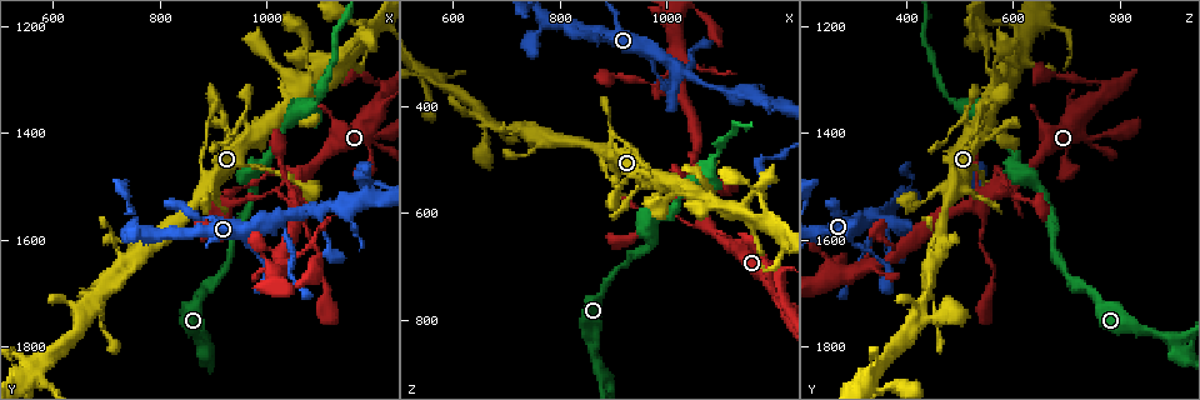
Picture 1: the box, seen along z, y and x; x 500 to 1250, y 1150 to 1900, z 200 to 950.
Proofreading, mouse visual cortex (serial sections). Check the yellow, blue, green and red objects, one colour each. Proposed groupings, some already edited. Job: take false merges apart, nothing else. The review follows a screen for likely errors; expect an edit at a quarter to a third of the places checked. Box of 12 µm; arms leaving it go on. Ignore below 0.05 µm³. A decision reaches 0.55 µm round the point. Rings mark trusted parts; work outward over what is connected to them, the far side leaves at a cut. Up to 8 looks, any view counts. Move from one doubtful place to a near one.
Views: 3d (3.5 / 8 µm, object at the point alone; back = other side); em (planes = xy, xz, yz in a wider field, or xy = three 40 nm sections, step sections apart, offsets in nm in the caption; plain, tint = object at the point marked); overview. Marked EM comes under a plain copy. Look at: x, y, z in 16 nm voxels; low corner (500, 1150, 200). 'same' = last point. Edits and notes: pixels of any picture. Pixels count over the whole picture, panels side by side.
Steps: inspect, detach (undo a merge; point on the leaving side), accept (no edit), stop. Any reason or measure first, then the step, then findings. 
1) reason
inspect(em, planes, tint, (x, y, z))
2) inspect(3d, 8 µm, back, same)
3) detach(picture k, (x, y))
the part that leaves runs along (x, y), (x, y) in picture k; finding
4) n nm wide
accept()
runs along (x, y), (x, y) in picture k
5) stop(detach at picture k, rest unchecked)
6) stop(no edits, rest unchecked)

looks like a crossing
inspect(3d, 3.5 µm, (1080, 1305, 570))

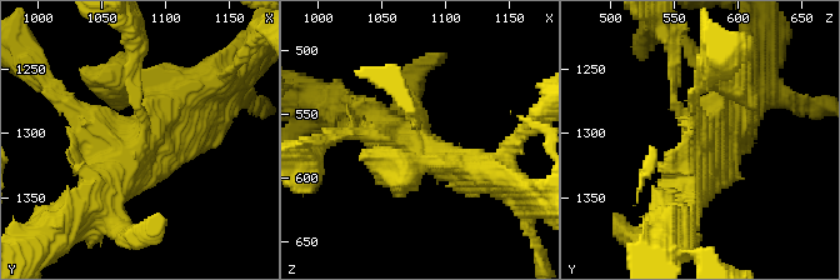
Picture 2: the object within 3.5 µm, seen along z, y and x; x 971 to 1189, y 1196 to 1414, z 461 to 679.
need the tissue
inspect(em, xy, step 1, tint, (1084, 1306, 578))

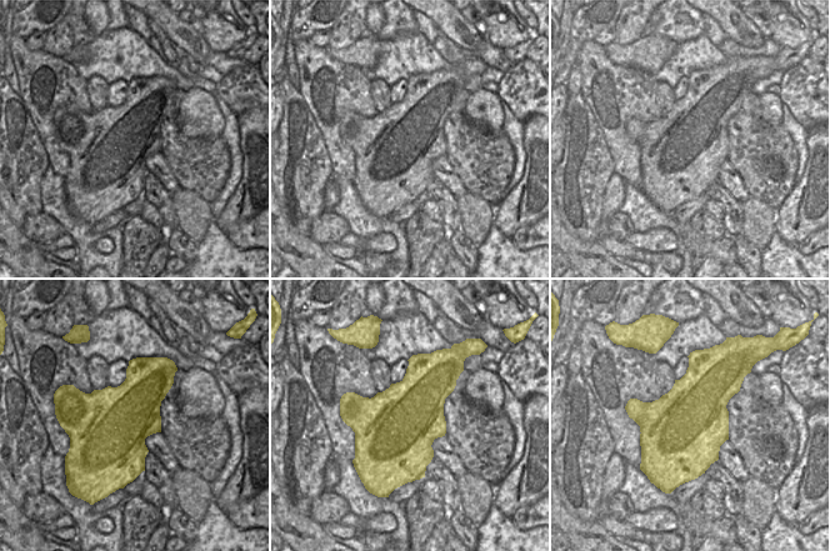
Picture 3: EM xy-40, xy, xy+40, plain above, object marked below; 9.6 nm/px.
accept()
runs along (94, 200), (129, 154), (205, 85) in picture 2; continuous, no second cell

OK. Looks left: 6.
four or more arms meet
inspect(em, xy, step 1, tint, (1065, 1475, 610))

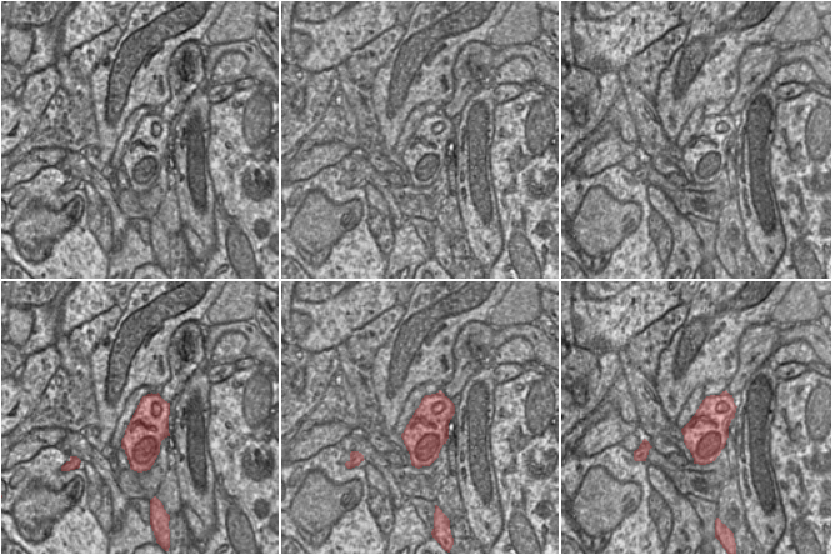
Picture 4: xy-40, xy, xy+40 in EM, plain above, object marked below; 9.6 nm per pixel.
see where the arms go
inspect(3d, 3.5 µm, same)

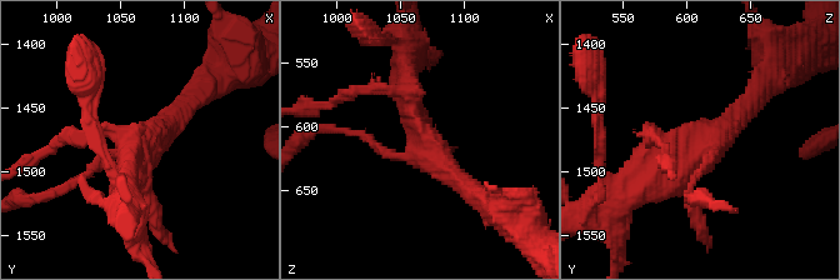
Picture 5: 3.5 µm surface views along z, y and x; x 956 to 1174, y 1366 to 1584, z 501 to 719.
accept()
runs along (755, 98), (675, 175), (640, 183) in picture 5; continuous, no second cell

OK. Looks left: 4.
thick turns thin
inspect(3d, 8 µm, (1075, 1580, 545))

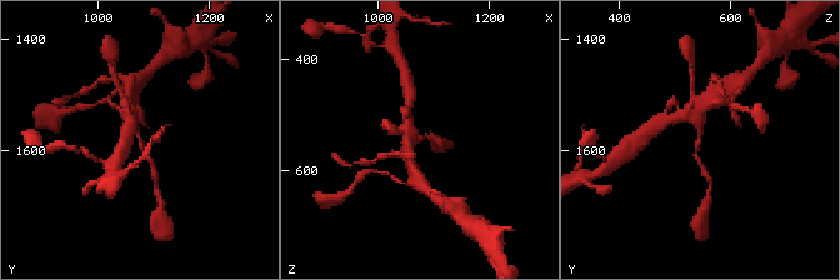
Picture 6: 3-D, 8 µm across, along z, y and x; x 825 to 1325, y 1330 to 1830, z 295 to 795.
shape alone is not enough
inspect(em, xy, step 3, tint, (1080, 1580, 540))

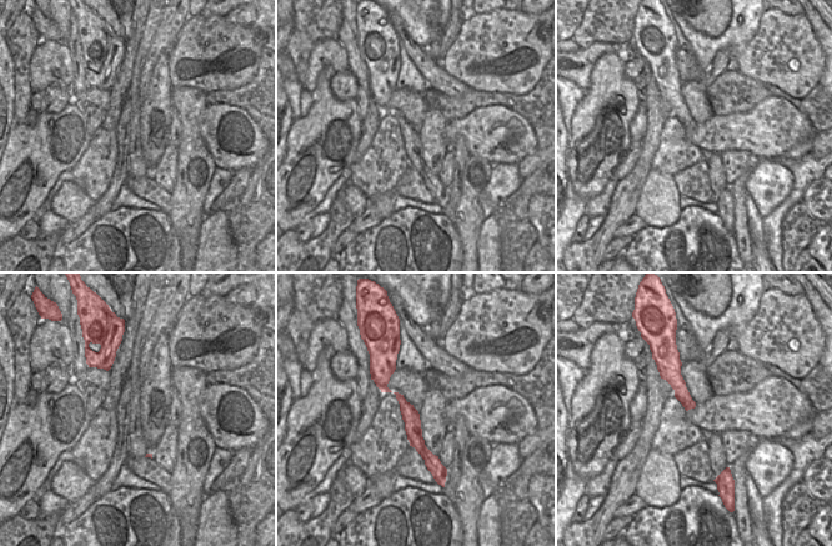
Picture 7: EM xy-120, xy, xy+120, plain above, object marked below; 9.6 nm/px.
accept()
runs along (129, 108), (134, 131), (153, 169) in picture 6; all the same cell

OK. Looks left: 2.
side arm on a straight run
inspect(3d, 3.5 µm, (1090, 1545, 365))

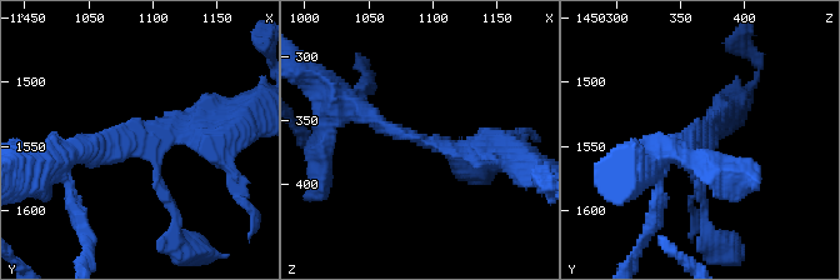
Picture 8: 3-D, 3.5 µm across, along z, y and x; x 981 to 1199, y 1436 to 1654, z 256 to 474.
need the tissue
inspect(em, xy, step 3, tint, (1090, 1548, 362))

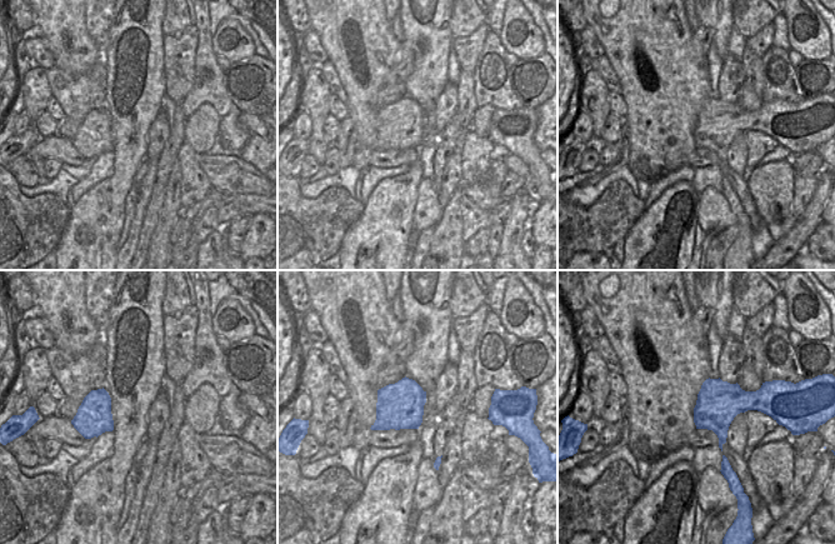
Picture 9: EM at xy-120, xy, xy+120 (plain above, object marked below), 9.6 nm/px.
arms of 150, 200, 300 nm
accept()
continuous, no second cell

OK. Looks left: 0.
stop(no edits, rest unchecked)

